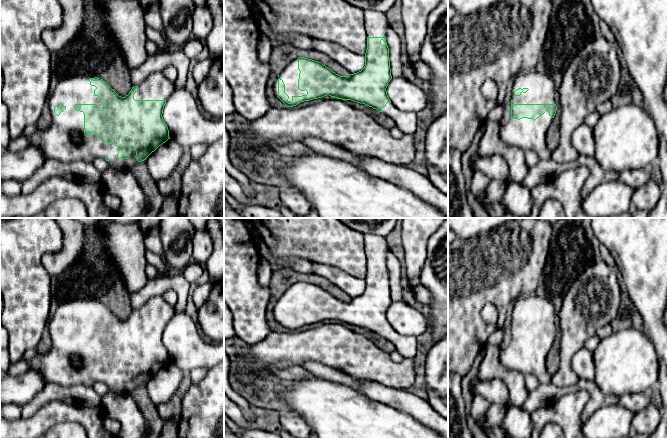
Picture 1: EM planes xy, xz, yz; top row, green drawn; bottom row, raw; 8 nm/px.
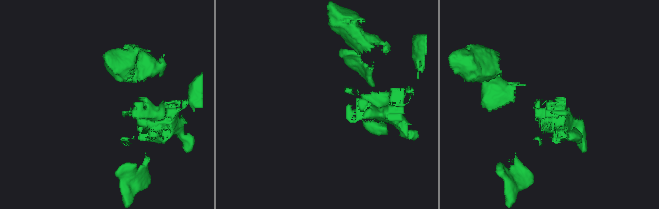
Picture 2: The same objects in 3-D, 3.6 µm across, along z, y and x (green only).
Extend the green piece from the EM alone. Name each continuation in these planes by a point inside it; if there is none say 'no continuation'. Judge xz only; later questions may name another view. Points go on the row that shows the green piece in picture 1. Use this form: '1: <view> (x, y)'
1: xz (290, 74)

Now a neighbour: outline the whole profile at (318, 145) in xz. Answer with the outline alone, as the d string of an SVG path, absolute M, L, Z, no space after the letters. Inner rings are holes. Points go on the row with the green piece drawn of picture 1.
M305 137L300 142L313 149L315 152L343 160L352 165L360 165L360 158L341 146L325 142L315 137Z

